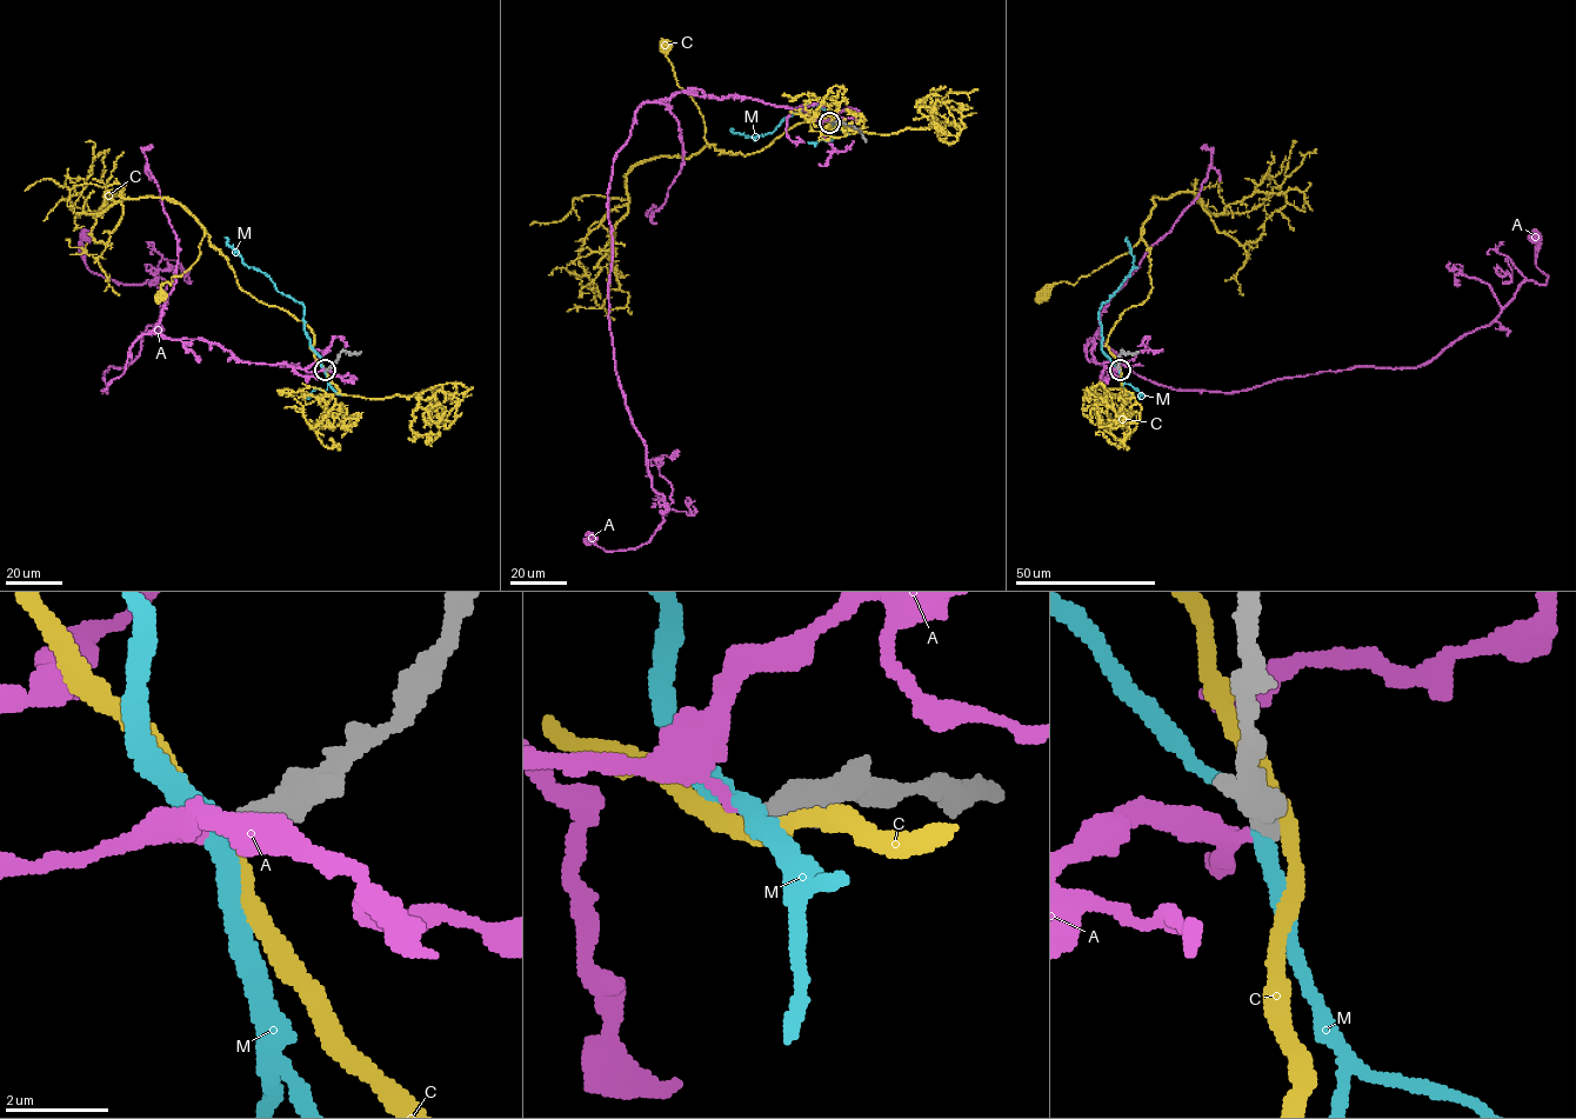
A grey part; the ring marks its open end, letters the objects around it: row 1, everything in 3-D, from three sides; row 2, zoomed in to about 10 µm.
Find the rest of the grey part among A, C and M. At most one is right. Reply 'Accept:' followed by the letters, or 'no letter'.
Accept: A

